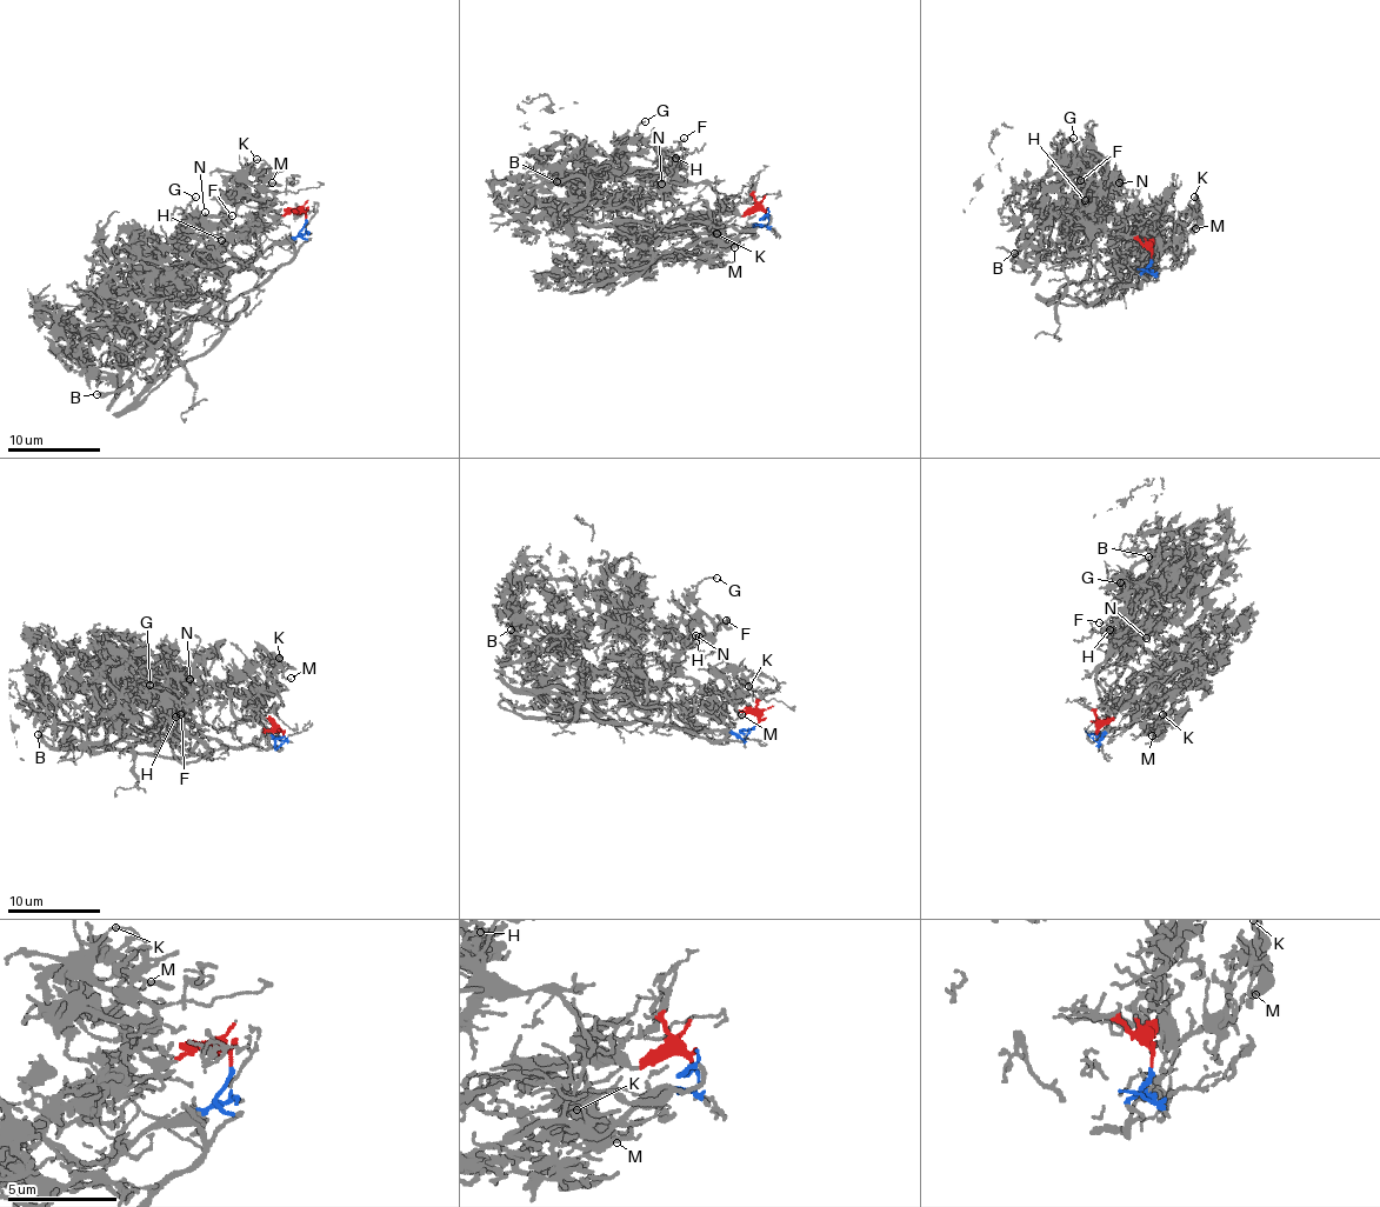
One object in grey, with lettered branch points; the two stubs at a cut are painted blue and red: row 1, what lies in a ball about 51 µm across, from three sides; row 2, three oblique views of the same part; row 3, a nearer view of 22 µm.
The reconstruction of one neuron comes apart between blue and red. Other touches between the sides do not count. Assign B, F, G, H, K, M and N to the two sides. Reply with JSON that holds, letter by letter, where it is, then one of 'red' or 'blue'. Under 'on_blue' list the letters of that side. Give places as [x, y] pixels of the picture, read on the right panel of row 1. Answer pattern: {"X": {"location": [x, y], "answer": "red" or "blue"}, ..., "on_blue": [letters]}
{"B": {"location": [1014, 253], "answer": "blue"}, "F": {"location": [1080, 180], "answer": "blue"}, "G": {"location": [1073, 138], "answer": "blue"}, "H": {"location": [1085, 200], "answer": "blue"}, "K": {"location": [1194, 197], "answer": "blue"}, "M": {"location": [1195, 228], "answer": "blue"}, "N": {"location": [1119, 182], "answer": "blue"}, "on_blue": ["B", "F", "G", "H", "K", "M", "N"]}

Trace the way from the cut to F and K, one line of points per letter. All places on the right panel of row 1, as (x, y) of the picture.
F: (1152, 259), (1113, 299), (1097, 289), (1088, 226), (1100, 225), (1082, 217), (1093, 199), (1081, 180)
K: (1152, 259), (1151, 271), (1150, 267), (1157, 267), (1162, 247), (1181, 233), (1193, 206), (1197, 208), (1195, 195)

